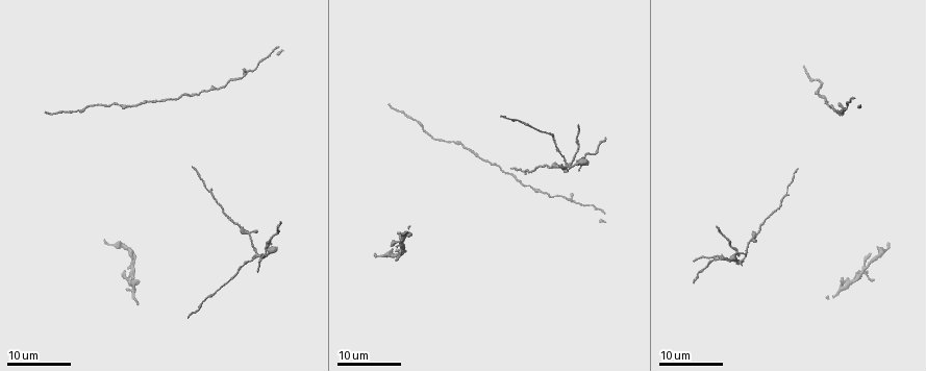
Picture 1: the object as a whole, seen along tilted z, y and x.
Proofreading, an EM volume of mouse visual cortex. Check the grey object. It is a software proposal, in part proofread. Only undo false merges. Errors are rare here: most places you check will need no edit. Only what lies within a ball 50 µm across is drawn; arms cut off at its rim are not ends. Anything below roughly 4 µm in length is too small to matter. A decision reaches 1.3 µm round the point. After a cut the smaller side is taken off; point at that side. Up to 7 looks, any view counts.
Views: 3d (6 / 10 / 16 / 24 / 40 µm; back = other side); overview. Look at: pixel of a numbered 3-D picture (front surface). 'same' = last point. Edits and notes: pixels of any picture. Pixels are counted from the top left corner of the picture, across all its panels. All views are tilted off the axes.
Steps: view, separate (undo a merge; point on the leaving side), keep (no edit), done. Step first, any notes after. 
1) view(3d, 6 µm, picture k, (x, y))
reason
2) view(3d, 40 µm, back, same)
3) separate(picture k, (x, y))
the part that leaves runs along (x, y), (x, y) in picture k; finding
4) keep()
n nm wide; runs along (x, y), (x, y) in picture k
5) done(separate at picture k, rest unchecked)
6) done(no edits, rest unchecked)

view(3d, 16 µm, picture 1, (531, 188))
two arms at a narrow angle

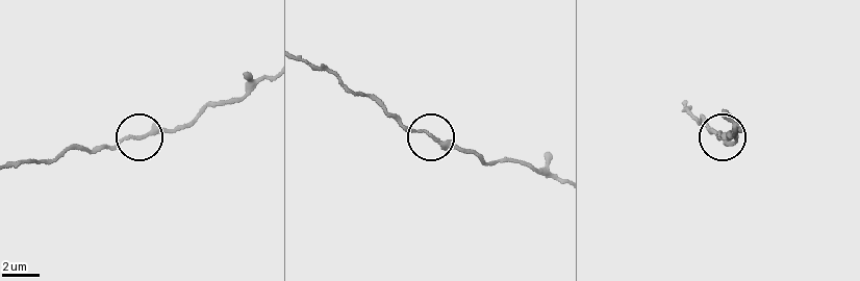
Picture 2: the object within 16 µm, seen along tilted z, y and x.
view(3d, 10 µm, picture 2, (143, 136))

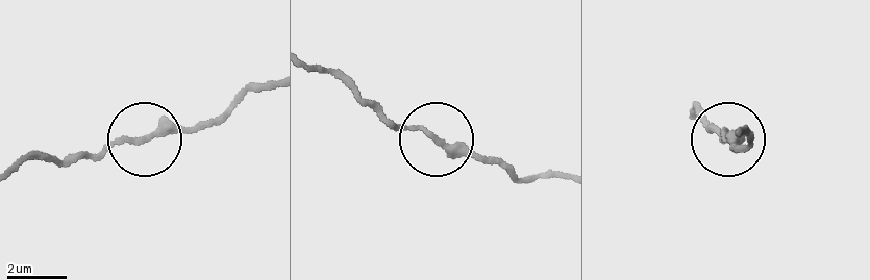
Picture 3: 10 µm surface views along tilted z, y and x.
keep()
3 arms; all the same neuron

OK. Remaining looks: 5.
view(3d, 24 µm, picture 1, (177, 96))

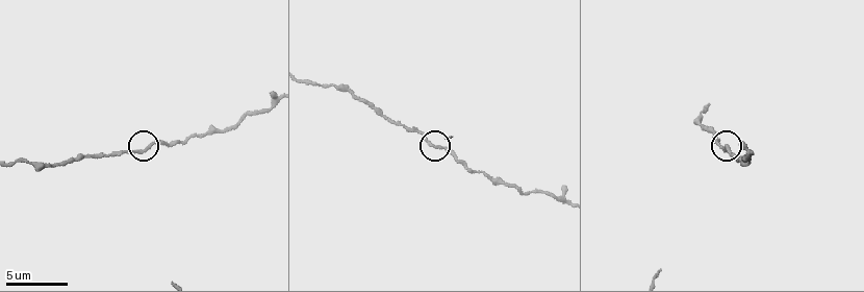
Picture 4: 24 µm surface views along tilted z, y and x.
view(3d, 6 µm, picture 4, (145, 150))
zoom in

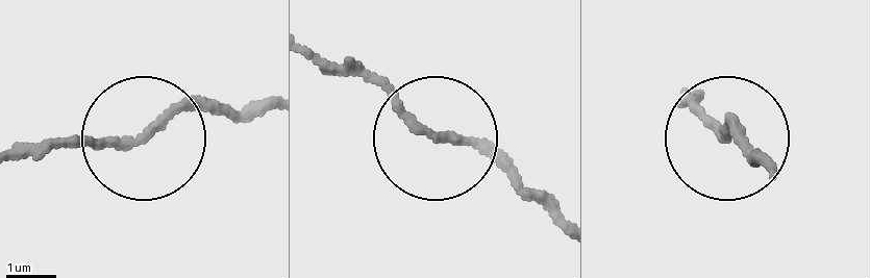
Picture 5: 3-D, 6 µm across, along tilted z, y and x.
keep()
150 nm wide; one neuron here

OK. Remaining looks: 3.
view(3d, 16 µm, picture 1, (259, 254))
four or more arms meet

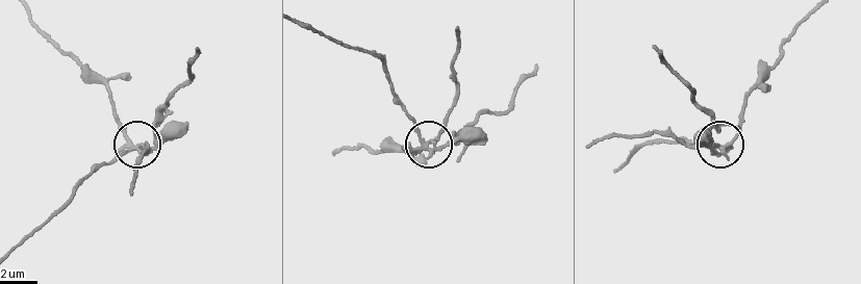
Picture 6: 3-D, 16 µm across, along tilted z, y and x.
view(3d, 10 µm, picture 6, (135, 148))

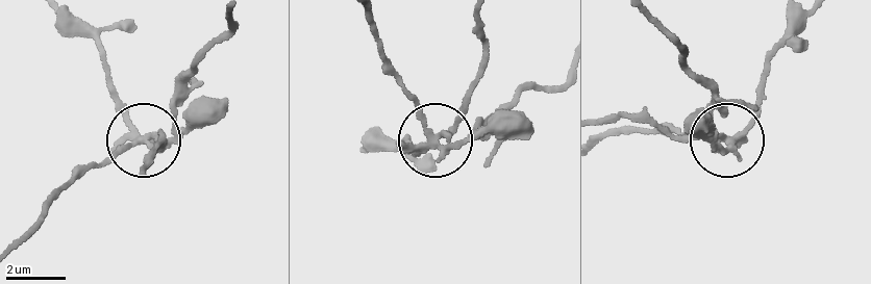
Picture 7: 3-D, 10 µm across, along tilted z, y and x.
separate(picture 7, (163, 150))
5 arms; two neurons meet here

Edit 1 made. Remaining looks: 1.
done(separate at picture 7, rest unchecked)

